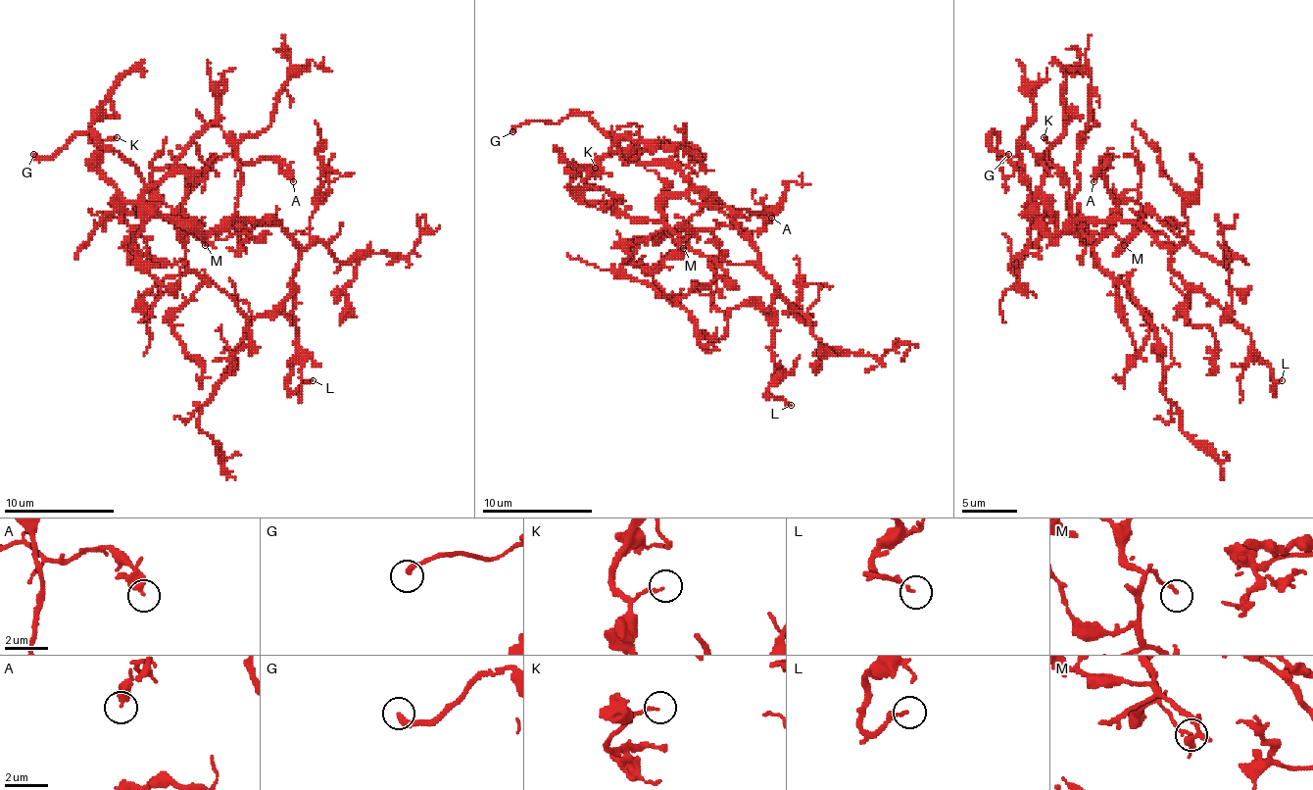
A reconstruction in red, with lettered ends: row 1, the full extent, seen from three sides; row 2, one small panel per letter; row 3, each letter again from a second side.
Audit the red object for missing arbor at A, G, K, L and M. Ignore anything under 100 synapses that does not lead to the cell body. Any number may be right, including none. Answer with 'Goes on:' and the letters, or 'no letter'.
Goes on: G

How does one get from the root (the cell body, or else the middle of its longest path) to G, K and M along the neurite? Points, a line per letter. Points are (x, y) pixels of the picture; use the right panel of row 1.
G: (1072, 231), (1052, 236), (1042, 225), (1028, 175), (992, 151), (995, 131), (997, 157), (1008, 154)
K: (1072, 231), (1052, 236), (1030, 209), (1033, 192), (1046, 175), (1049, 143), (1044, 137)
M: (1072, 231), (1074, 228), (1089, 242), (1099, 242), (1104, 236), (1116, 234), (1124, 245)

